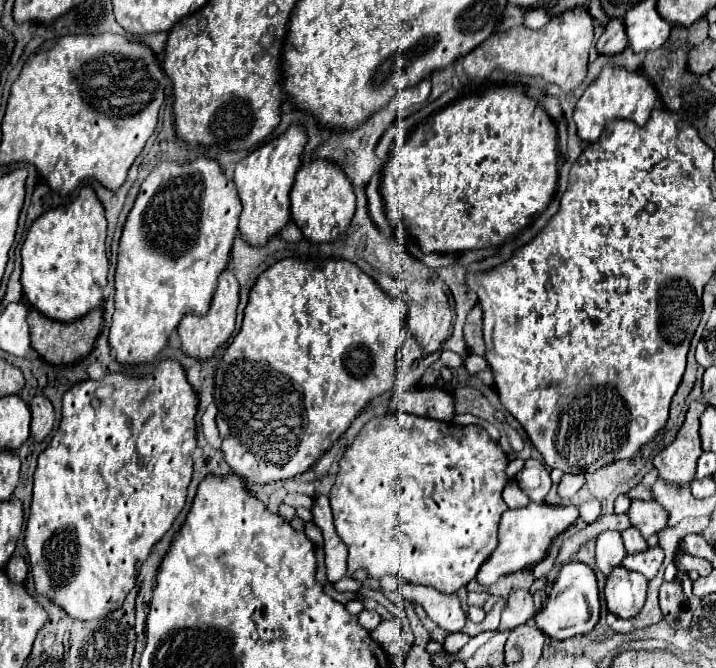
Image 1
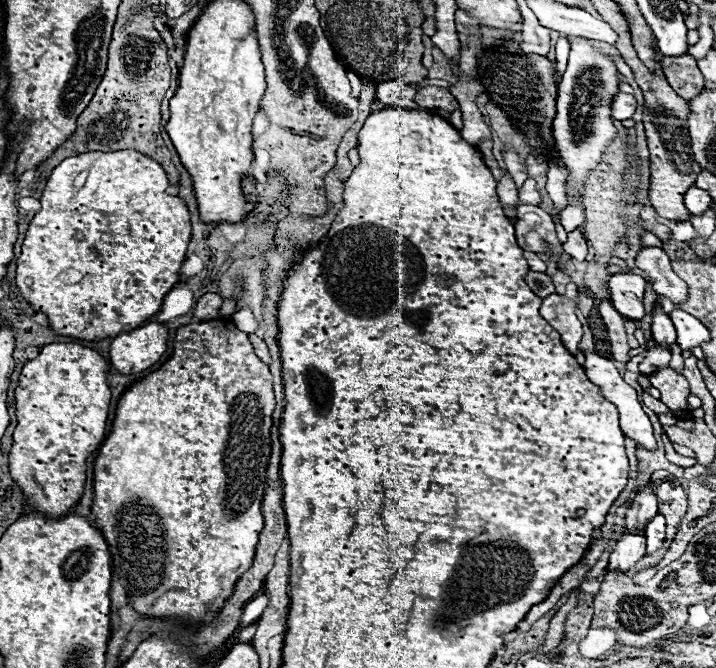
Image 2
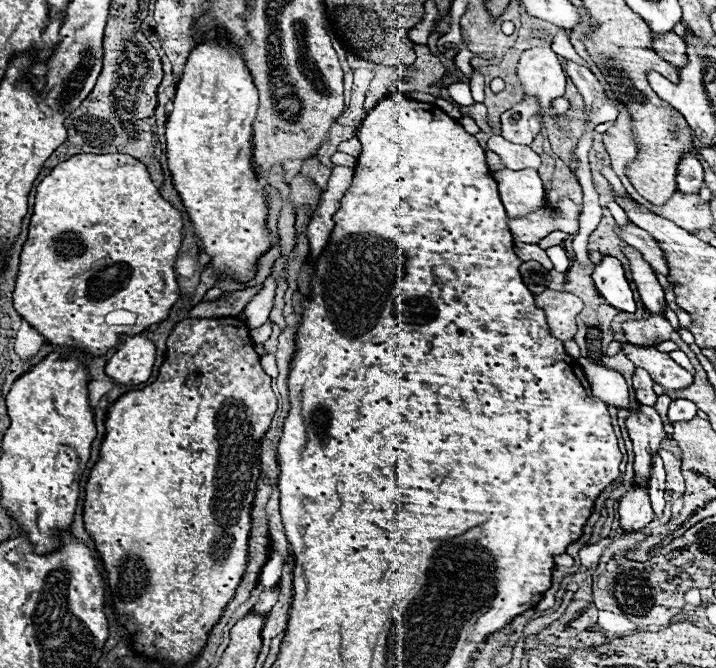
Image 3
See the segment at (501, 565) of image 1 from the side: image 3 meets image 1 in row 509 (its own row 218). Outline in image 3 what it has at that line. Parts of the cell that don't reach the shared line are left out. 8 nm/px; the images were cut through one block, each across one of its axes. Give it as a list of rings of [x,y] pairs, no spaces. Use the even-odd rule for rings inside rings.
[[[562,198],[558,208],[553,208],[544,201],[540,212],[532,212],[528,216],[522,216],[520,220],[508,220],[508,222],[516,242],[538,244],[554,230],[562,230],[566,234],[578,234],[578,206],[568,198]]]

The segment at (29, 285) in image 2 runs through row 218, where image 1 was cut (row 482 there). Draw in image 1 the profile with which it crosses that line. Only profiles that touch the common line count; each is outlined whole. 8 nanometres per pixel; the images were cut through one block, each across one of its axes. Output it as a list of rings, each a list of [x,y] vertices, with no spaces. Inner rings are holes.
[[[162,360],[154,372],[142,378],[132,378],[126,374],[106,374],[102,380],[84,380],[76,386],[72,386],[64,394],[62,404],[62,420],[60,428],[52,436],[48,448],[38,456],[38,466],[34,472],[32,482],[32,506],[30,506],[30,518],[24,532],[24,546],[28,550],[28,562],[34,576],[36,592],[50,598],[54,604],[58,604],[70,618],[74,620],[94,620],[104,618],[106,614],[118,610],[126,598],[126,594],[134,588],[134,580],[140,572],[142,562],[150,556],[152,546],[168,532],[176,516],[186,504],[186,490],[192,478],[192,452],[196,448],[196,412],[198,412],[198,398],[192,386],[186,380],[186,372],[176,360]],[[110,386],[112,394],[108,396],[96,396],[98,388]]]

